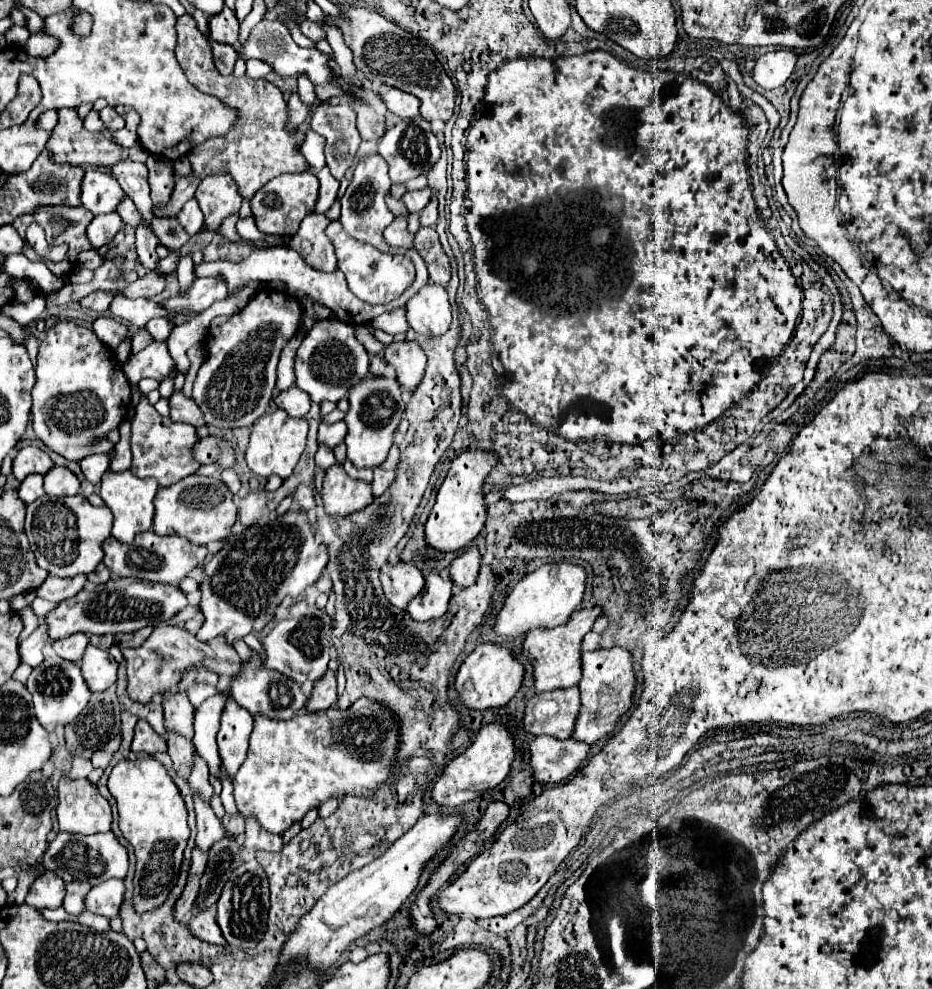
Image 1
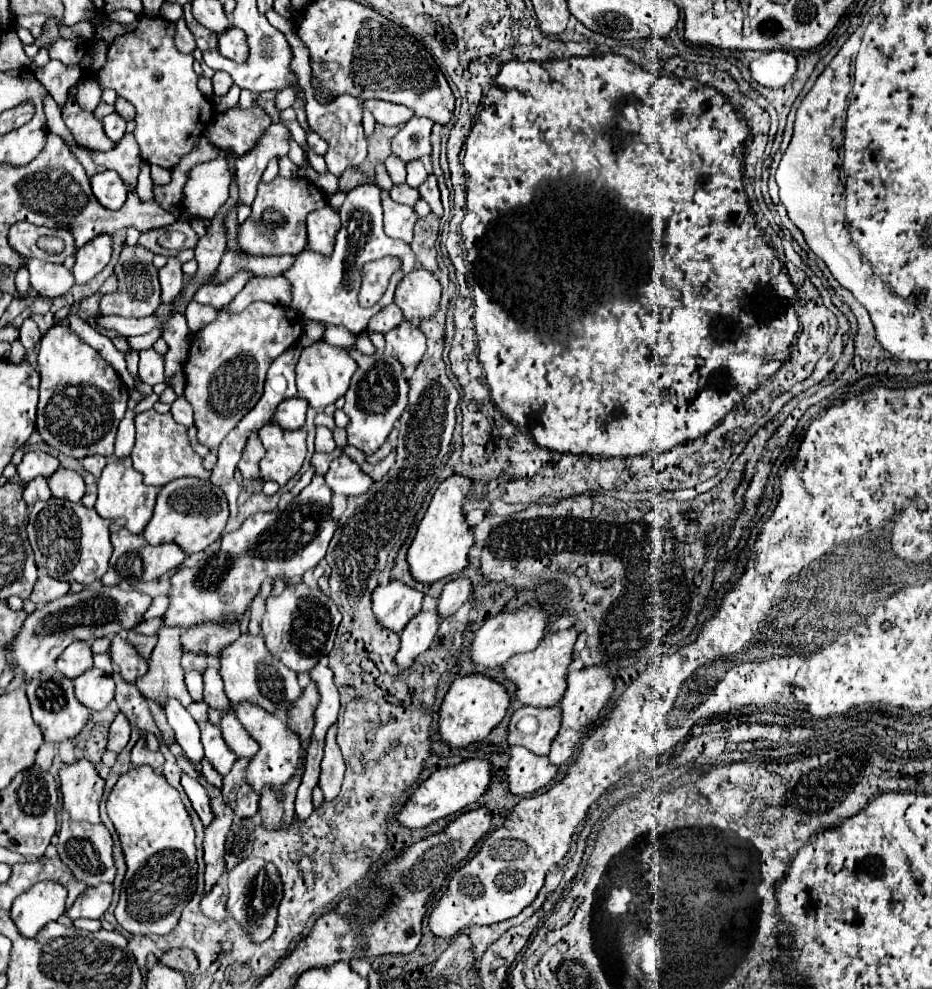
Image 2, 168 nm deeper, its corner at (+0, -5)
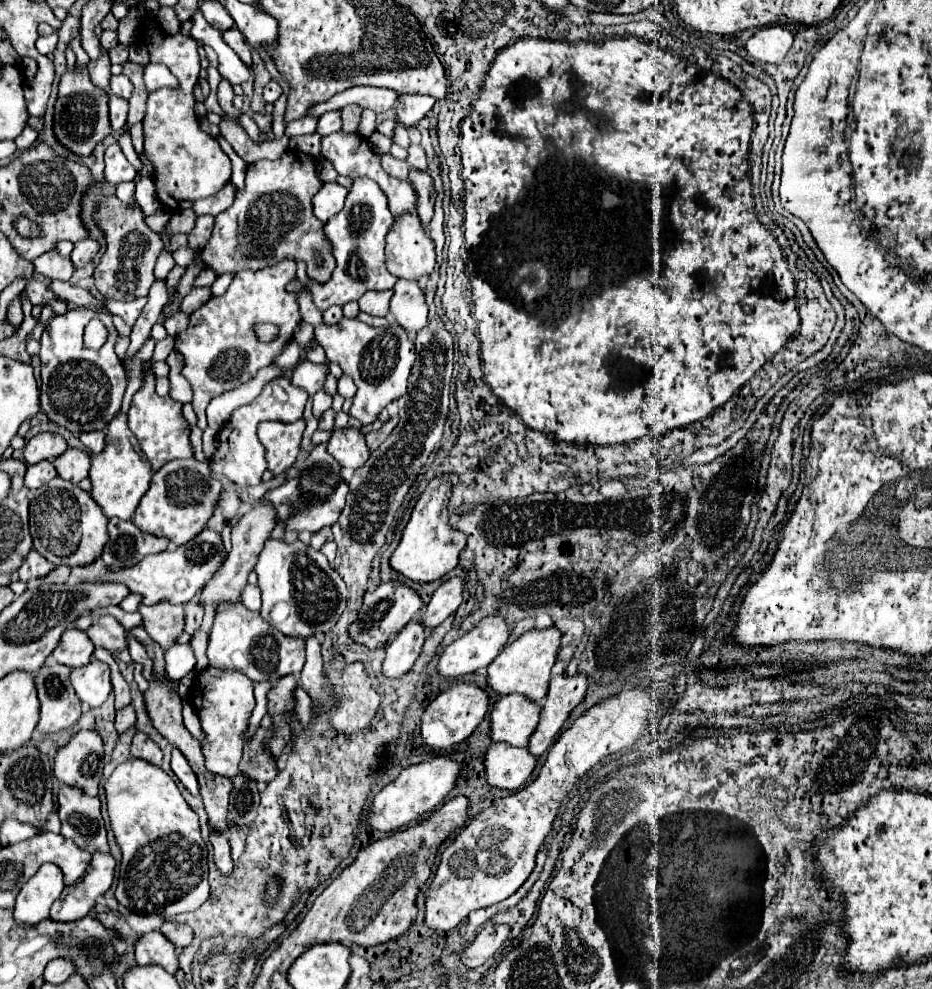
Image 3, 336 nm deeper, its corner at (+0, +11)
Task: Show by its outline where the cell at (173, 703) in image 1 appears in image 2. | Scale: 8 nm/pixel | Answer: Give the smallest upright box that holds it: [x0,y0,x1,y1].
[137,626,191,706]

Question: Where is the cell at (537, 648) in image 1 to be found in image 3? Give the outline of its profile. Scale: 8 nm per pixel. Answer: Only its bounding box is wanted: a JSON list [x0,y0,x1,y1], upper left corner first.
[487,628,561,704]

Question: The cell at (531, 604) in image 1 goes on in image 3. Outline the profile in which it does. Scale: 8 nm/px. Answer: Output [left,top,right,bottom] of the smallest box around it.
[437,618,511,680]

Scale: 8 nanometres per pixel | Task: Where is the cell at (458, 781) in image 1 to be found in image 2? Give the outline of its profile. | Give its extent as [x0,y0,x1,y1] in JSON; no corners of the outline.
[397,758,493,828]

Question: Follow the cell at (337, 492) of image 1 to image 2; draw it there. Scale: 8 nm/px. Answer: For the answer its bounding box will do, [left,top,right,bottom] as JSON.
[325,456,373,496]

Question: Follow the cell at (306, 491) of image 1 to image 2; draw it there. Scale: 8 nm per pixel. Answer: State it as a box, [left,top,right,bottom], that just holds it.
[311,448,341,474]

